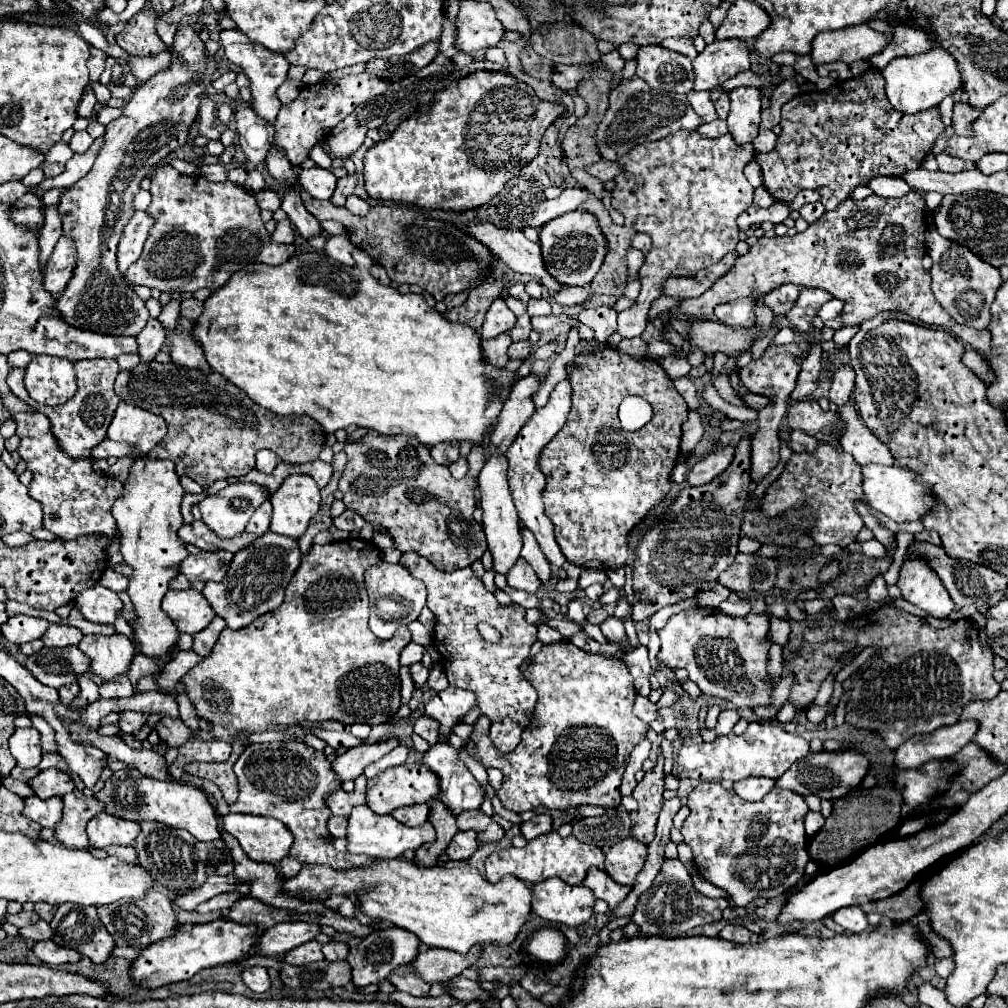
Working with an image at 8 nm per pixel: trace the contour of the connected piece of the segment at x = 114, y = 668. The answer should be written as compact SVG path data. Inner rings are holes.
M123 634L83 636L79 642L79 650L91 658L89 672L97 674L103 682L111 682L117 676L127 674L131 660L137 654L131 640Z

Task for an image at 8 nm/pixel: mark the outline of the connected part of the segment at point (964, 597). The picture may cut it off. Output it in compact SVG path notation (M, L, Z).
M921 542L921 544L913 544L911 546L913 550L913 556L921 556L935 572L937 576L943 580L949 596L953 598L953 602L963 608L967 604L973 604L975 600L983 600L983 598L989 598L995 590L1005 590L1007 588L1007 576L983 566L983 564L975 564L975 562L969 562L969 560L955 560L951 556L945 554L945 550L941 546L933 546L933 544L927 544L927 542Z

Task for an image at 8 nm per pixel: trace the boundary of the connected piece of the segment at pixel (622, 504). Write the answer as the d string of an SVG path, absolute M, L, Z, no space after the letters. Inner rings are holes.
M607 346L597 348L589 356L575 356L573 364L575 368L569 374L571 412L561 432L541 450L539 456L539 470L547 478L543 504L545 514L555 526L555 538L565 558L577 566L605 572L627 564L627 534L669 492L671 470L679 458L681 424L687 420L689 408L661 364L647 356L637 358ZM629 394L645 398L653 406L653 418L637 432L623 430L617 418L617 408Z

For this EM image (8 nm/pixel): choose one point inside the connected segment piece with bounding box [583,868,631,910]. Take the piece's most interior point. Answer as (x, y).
(602, 885)

